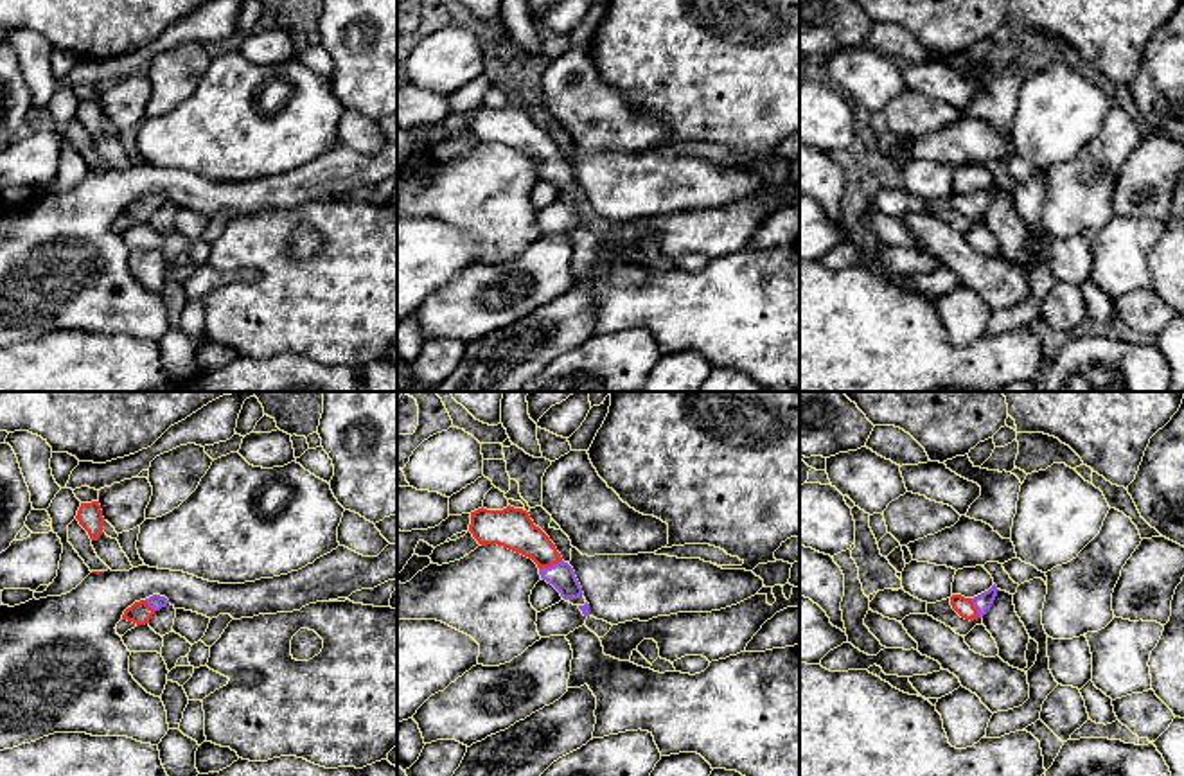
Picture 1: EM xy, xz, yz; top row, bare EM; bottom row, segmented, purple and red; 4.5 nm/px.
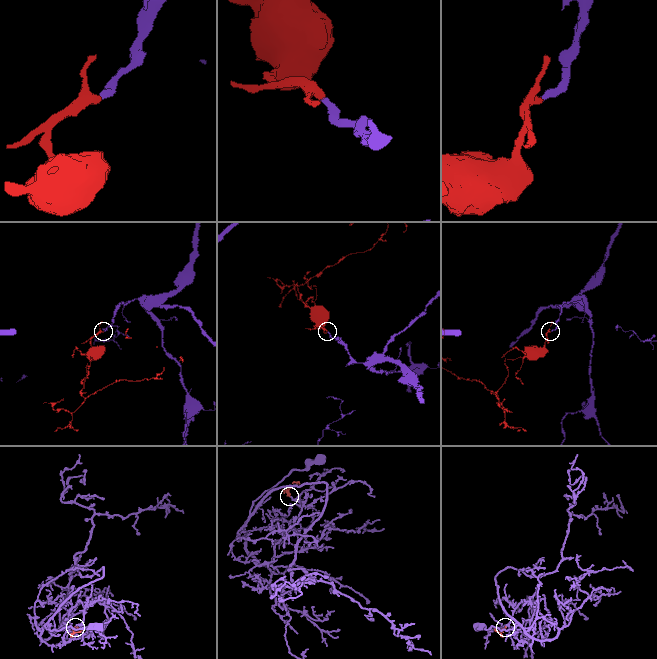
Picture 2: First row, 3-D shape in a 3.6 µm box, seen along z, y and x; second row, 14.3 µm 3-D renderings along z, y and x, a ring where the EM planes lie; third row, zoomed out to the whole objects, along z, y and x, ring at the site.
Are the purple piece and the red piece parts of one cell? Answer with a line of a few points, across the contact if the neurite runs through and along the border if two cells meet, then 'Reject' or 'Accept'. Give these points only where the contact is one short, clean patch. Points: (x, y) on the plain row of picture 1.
Line: xz (561, 173), (550, 164), (512, 126). Accept

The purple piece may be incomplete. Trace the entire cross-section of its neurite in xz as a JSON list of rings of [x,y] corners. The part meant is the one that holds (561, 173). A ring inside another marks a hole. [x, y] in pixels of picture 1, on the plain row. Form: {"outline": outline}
{"outline": [[[510,102],[503,108],[482,104],[471,110],[469,129],[482,144],[498,142],[532,156],[541,176],[552,181],[564,198],[584,192],[573,165],[562,158],[555,142],[534,122],[526,108]]]}

